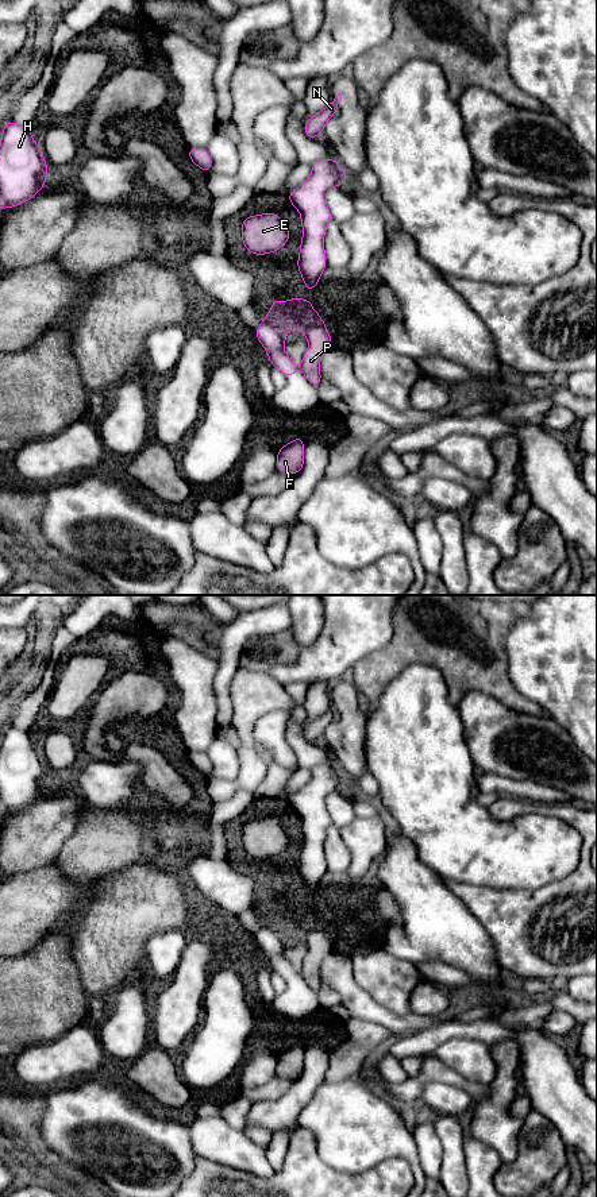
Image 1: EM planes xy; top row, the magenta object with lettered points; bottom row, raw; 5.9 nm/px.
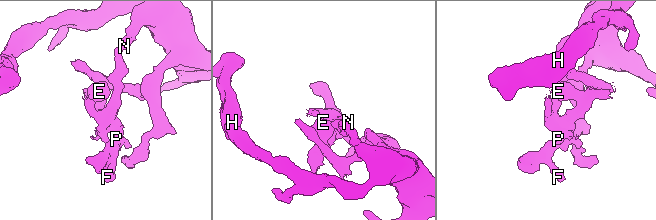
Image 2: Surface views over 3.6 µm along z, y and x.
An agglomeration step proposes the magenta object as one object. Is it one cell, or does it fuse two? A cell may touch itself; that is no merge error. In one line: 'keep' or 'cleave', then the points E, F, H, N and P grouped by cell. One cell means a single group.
cleave | E F P / H N

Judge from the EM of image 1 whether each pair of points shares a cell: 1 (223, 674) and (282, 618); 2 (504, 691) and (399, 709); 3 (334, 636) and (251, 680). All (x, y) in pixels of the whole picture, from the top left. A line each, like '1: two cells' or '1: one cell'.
1: one cell
2: two cells
3: one cell

